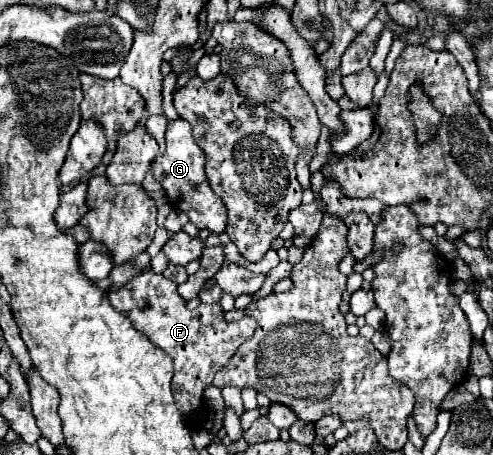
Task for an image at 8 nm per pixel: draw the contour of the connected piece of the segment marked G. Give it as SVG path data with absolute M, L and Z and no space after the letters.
M169 120L167 122L167 132L165 132L165 144L167 150L161 158L155 158L151 170L155 180L163 186L171 208L173 210L181 210L189 216L189 222L193 222L199 230L207 228L209 232L223 232L225 230L225 222L227 222L227 210L223 206L223 202L213 194L205 172L203 172L203 164L205 164L205 154L201 148L197 148L193 136L191 136L191 126L187 120Z

